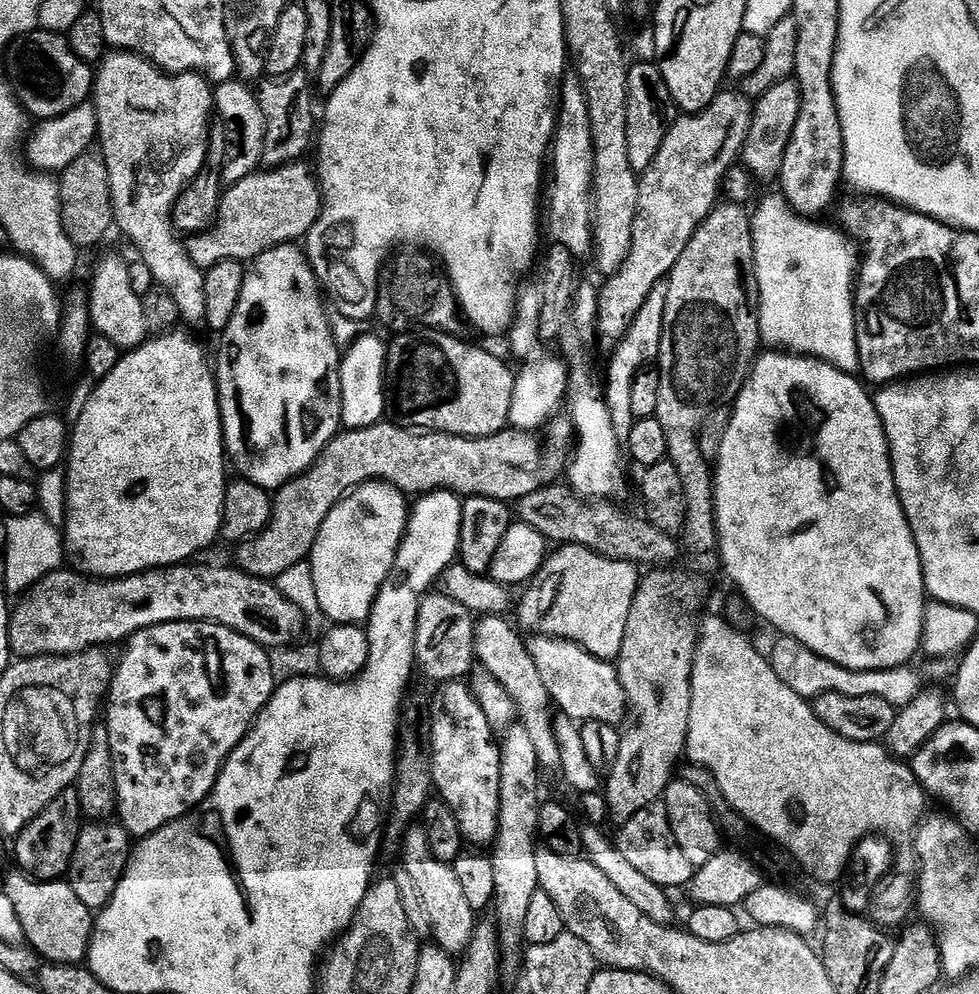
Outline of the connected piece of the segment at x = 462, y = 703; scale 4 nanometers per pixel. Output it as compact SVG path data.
M448 682L438 692L438 707L432 717L432 773L436 779L434 788L452 809L464 831L465 841L472 846L491 845L500 829L500 787L502 786L501 745L492 733L492 724L484 708L472 697L464 682Z

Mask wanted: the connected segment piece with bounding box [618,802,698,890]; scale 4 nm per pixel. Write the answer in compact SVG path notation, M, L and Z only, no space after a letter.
M663 802L646 806L646 810L638 810L638 814L623 821L622 827L624 829L620 832L620 840L618 839L619 848L642 874L646 874L646 878L650 878L650 882L665 890L693 883L698 871L697 865L686 858L686 850L682 850L678 844L668 808Z

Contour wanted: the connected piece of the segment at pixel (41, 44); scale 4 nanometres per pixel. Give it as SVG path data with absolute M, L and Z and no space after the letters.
M39 30L27 32L8 45L3 60L3 71L12 93L20 101L25 113L29 117L37 116L37 121L53 120L70 114L70 110L89 103L93 95L93 69L80 60L69 44L67 35Z

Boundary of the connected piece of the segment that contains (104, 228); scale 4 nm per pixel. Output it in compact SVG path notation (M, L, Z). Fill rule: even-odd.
M89 150L82 153L70 166L59 173L58 181L61 188L62 218L64 219L64 229L66 234L73 240L77 249L92 248L95 244L100 244L108 236L108 231L113 231L116 215L112 209L112 191L110 190L110 174L104 161L103 155L99 151Z

